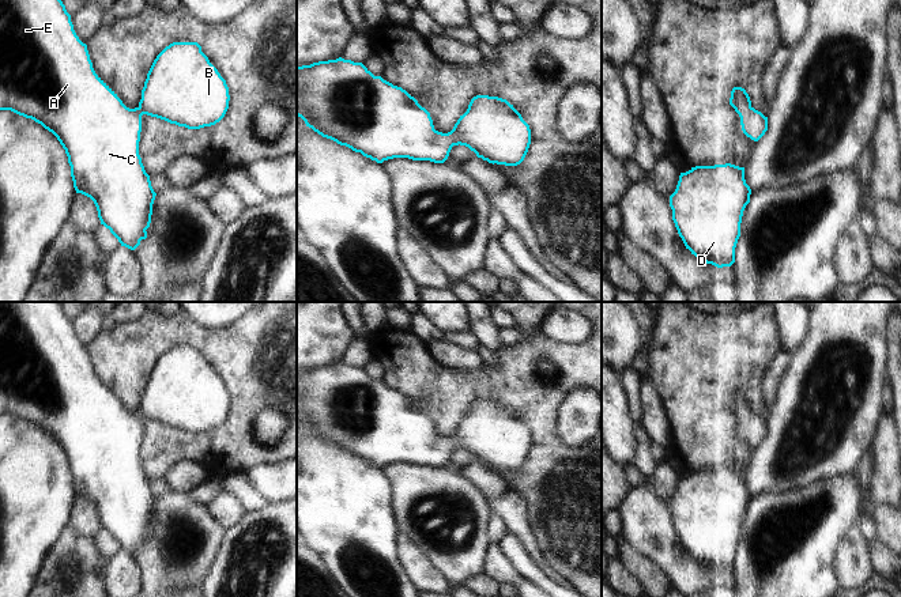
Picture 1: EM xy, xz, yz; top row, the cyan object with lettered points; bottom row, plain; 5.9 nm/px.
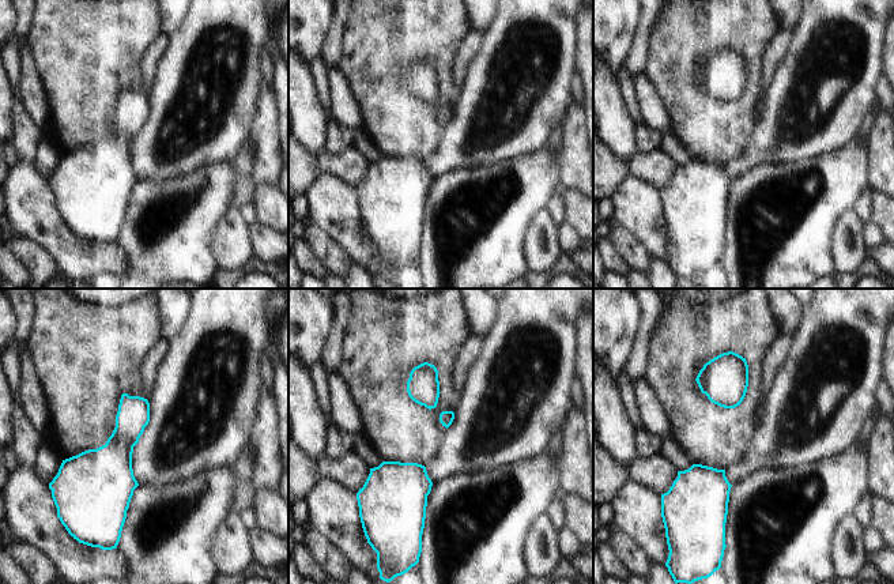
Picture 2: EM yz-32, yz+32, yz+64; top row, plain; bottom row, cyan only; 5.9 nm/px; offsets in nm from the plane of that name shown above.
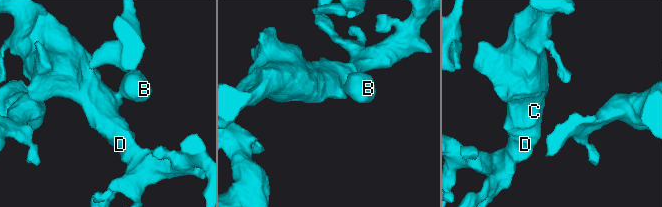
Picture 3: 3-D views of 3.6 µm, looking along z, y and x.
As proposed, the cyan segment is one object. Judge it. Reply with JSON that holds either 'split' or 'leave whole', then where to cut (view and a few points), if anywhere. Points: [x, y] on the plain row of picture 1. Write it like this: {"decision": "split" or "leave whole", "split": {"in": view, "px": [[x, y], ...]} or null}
{"decision": "leave whole", "split": null}

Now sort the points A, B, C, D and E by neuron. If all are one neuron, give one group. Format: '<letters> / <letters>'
A B C D E

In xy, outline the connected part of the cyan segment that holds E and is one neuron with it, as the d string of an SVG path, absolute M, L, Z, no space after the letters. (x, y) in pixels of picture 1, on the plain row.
M0 302L0 415L31 423L57 442L68 461L76 498L94 506L101 529L110 534L121 551L135 555L147 543L157 500L139 460L142 420L200 434L219 427L229 413L229 405L226 385L201 356L201 351L197 347L173 347L154 364L139 411L129 413L95 378L87 349L76 340L60 302Z

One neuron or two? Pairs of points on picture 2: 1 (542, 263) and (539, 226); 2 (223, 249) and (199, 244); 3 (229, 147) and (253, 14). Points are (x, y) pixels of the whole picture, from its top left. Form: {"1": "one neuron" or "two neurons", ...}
{"1": "one neuron", "2": "two neurons", "3": "one neuron"}

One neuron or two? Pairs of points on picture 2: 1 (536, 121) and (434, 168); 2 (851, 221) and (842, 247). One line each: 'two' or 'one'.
1: one
2: one

